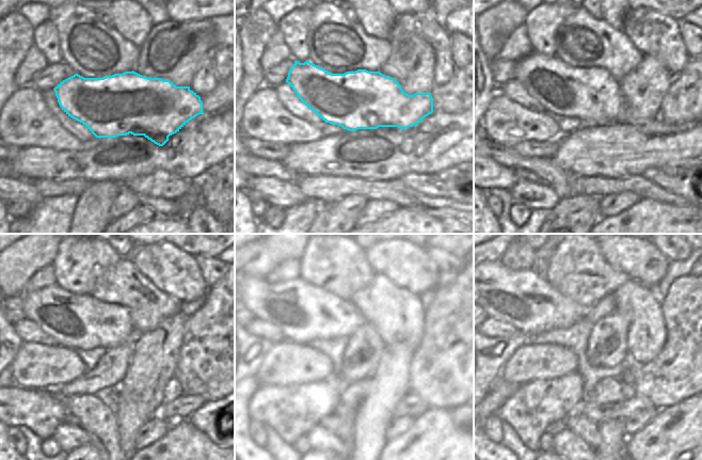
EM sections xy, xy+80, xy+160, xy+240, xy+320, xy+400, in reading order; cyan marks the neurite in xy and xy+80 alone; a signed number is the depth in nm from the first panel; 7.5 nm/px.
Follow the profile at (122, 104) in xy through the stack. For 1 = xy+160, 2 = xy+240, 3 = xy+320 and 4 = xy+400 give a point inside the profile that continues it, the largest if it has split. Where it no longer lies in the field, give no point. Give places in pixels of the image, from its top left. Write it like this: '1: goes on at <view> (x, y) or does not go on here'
1: goes on at xy+160 (593, 95)
2: goes on at xy+240 (75, 321)
3: goes on at xy+320 (303, 312)
4: goes on at xy+400 (522, 298)

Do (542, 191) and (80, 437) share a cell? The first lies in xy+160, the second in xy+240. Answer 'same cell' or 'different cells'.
same cell

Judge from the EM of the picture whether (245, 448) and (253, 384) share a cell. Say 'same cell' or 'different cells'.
same cell

